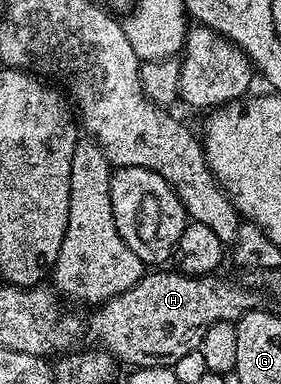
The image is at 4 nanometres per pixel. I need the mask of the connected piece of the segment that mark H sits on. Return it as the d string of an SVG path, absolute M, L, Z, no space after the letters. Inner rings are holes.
M148 270L145 271L144 277L133 286L130 290L126 290L122 294L118 294L114 298L110 298L104 304L93 307L92 312L88 316L88 336L93 340L93 345L99 346L103 351L109 352L117 361L123 362L137 368L172 368L178 362L178 358L182 358L182 354L190 354L192 351L199 349L202 334L206 334L206 330L214 322L237 321L241 316L245 316L247 312L253 311L257 307L256 296L248 288L243 288L240 284L235 284L232 280L219 280L219 275L209 274L206 276L186 276L179 270L173 272L164 272L168 270Z

